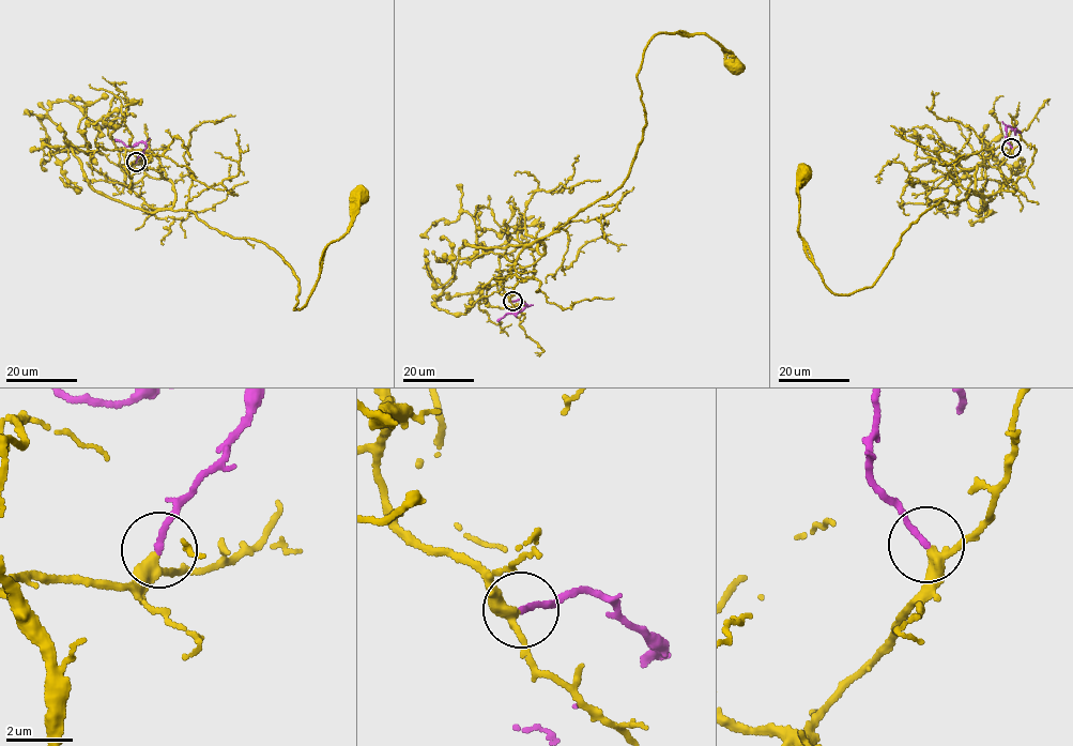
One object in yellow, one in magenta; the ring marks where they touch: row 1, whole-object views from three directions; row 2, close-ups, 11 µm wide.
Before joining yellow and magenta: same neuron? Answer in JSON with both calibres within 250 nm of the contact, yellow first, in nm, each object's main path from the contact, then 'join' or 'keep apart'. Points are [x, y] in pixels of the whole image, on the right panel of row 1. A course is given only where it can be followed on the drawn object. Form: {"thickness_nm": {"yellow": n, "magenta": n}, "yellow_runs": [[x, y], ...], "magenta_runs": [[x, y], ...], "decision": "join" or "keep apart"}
{"thickness_nm": {"yellow": 320, "magenta": 180}, "yellow_runs": [[1012, 148], [1002, 189], [941, 199], [901, 236], [872, 286], [841, 295], [798, 231], [805, 173]], "magenta_runs": [[1012, 148], [1007, 140], [1006, 127], [1009, 126], [1015, 134], [1020, 132]], "decision": "join"}

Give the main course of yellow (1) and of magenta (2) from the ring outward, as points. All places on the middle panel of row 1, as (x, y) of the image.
1: (512, 302), (496, 280), (525, 246), (623, 183), (644, 128), (637, 76), (653, 36), (707, 34), (734, 66)
2: (512, 302), (519, 300), (526, 305), (497, 321)

